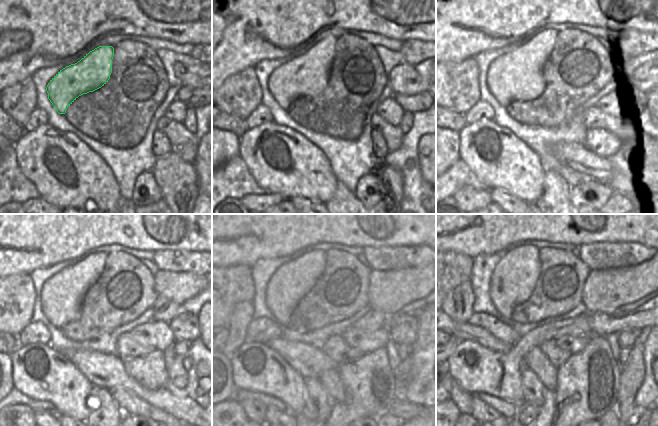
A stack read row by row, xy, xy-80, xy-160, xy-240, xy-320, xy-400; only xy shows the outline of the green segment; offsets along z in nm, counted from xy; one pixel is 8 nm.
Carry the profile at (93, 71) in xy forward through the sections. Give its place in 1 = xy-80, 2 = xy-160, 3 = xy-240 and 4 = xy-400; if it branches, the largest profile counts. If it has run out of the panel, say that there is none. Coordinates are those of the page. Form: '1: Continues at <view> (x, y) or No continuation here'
1: Continues at xy-80 (307, 74)
2: Continues at xy-160 (517, 75)
3: Continues at xy-240 (61, 297)
4: Continues at xy-400 (514, 277)

